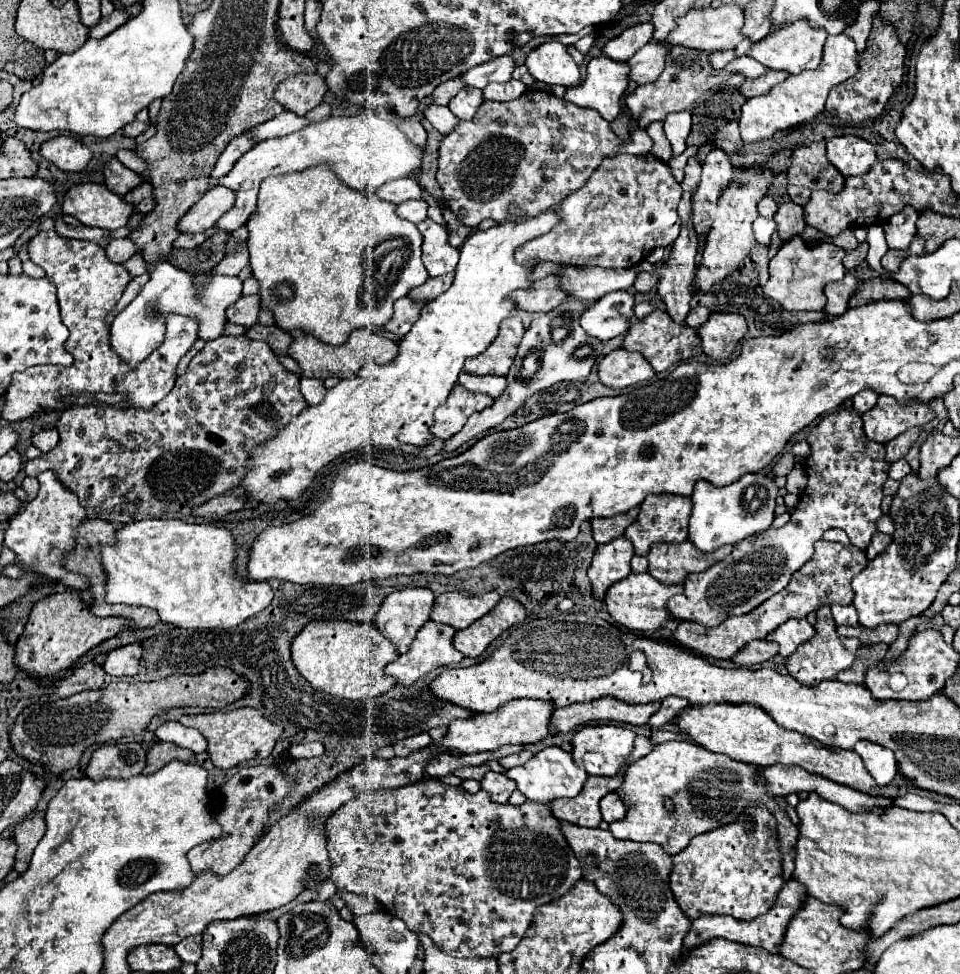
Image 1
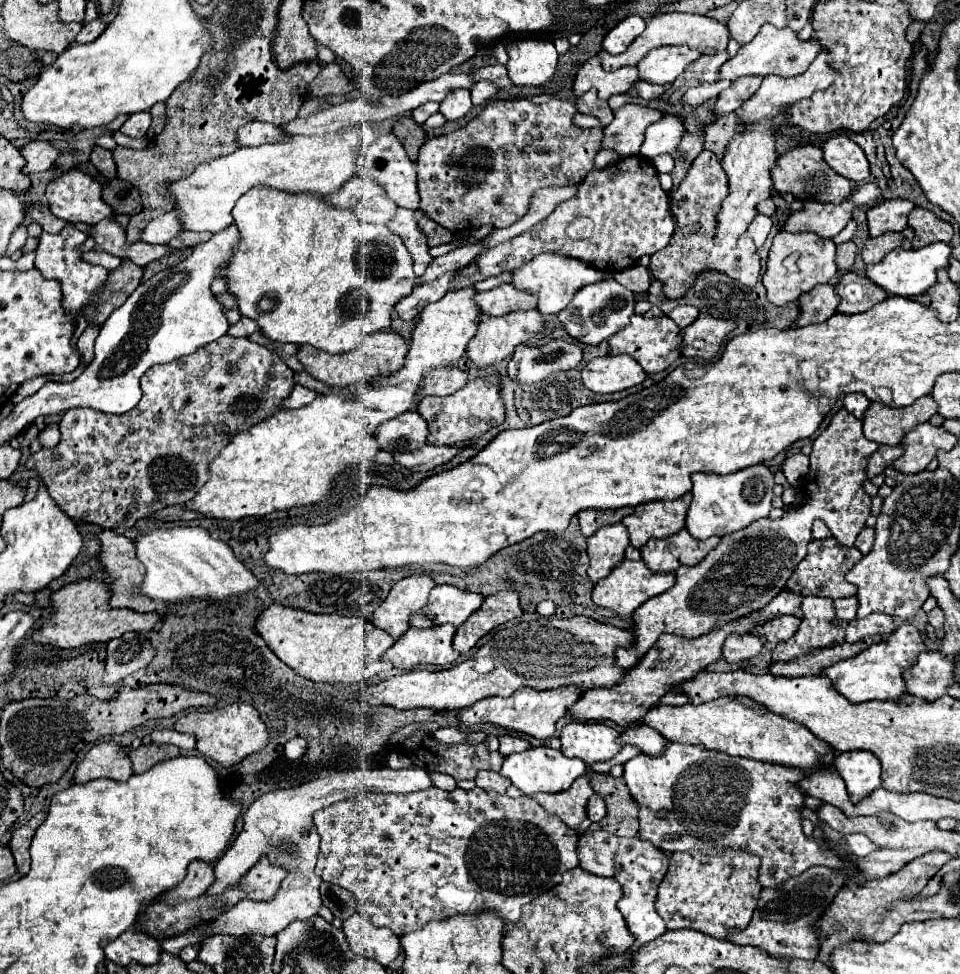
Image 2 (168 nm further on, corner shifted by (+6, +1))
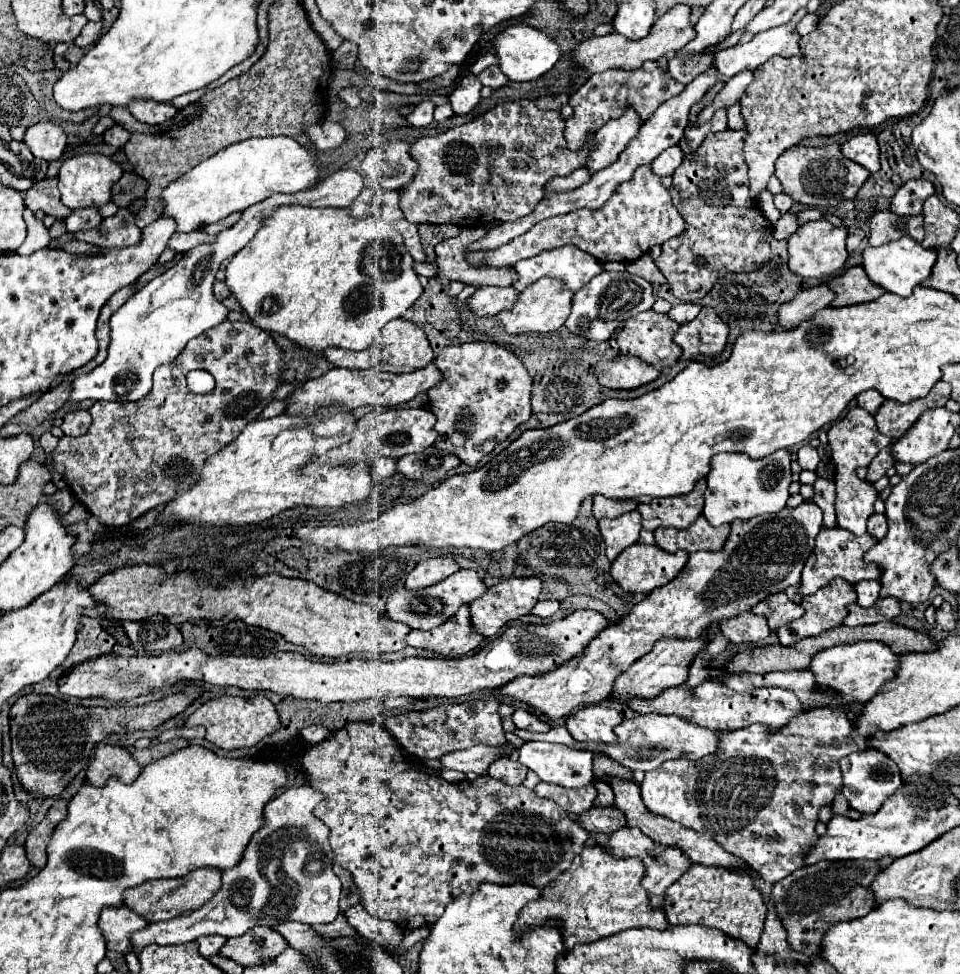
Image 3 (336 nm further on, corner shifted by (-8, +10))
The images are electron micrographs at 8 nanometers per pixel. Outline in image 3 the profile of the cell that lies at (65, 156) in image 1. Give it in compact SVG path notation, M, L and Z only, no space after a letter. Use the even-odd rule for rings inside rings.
M42 121L32 125L26 131L24 141L38 159L44 159L48 163L60 159L66 147L66 135L62 127L52 121Z

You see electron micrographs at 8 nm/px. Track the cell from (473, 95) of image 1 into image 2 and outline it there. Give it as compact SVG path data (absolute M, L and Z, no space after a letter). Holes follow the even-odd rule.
M456 88L452 90L442 102L440 102L440 114L444 114L446 120L460 120L468 114L472 108L470 102L470 90L466 88Z

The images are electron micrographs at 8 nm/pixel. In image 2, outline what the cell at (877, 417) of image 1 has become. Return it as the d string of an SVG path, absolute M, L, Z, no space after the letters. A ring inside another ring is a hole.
M930 394L904 408L892 408L882 402L872 402L862 418L864 436L876 444L896 446L906 430L912 430L916 424L928 422L936 412L938 404Z

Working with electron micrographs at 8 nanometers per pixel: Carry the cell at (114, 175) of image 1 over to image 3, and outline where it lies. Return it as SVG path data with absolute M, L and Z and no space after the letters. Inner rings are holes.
M114 125L114 127L110 127L102 137L104 137L104 141L106 141L108 145L112 145L112 147L116 147L116 149L122 149L122 147L128 143L130 133L128 133L124 127Z

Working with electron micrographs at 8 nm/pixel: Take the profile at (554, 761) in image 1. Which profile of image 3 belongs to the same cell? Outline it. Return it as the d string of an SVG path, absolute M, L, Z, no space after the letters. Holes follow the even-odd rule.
M528 741L518 749L518 761L542 781L562 787L588 785L594 779L592 759L594 755L590 751L578 751L558 743Z

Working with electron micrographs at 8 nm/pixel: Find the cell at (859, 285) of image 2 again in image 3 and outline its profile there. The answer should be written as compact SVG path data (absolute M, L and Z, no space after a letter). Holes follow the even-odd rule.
M850 267L844 275L834 277L828 281L828 285L836 291L836 299L832 301L834 307L844 307L844 305L858 305L864 301L878 299L882 293L886 293L882 287L876 283L870 283L866 279L864 267Z

